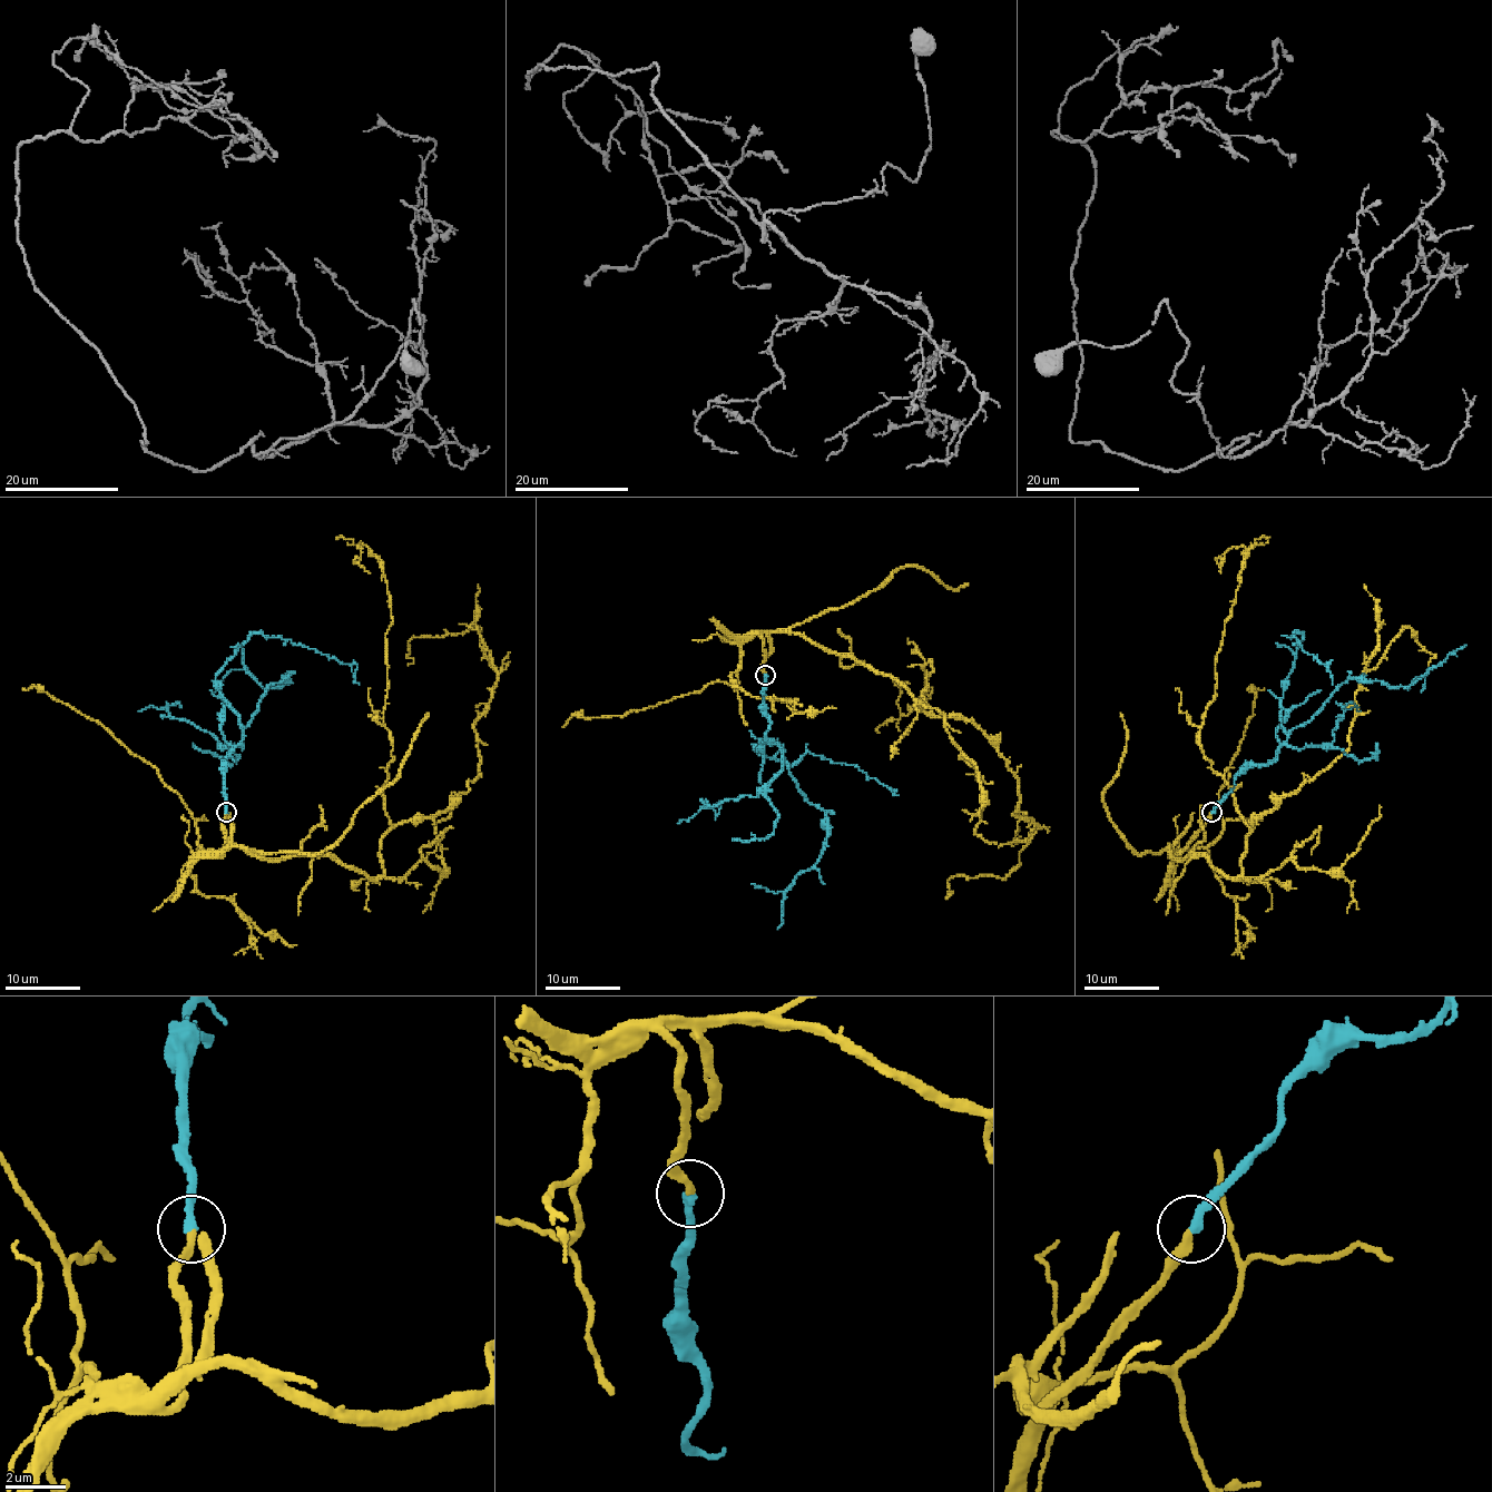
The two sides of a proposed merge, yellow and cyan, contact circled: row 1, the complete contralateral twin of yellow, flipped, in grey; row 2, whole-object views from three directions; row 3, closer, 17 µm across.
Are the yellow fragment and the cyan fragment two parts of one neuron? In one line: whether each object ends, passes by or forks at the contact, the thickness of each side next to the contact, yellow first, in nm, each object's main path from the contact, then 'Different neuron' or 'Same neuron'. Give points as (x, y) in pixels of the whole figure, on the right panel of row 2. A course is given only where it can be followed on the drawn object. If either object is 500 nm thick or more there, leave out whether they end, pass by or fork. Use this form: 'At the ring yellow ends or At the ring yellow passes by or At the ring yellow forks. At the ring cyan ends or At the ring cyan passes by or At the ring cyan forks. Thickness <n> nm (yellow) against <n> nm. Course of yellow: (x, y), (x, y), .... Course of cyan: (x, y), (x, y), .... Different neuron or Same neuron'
At the ring yellow ends. At the ring cyan ends. Thickness 240 nm (yellow) against 300 nm. Course of yellow: (1211, 813), (1169, 854), (1242, 873), (1255, 821), (1350, 747), (1361, 677), (1400, 631), (1434, 656), (1429, 666). Course of cyan: (1211, 813), (1237, 775), (1266, 765), (1287, 739), (1283, 690), (1302, 634), (1288, 637), (1323, 664), (1332, 685). Same neuron

